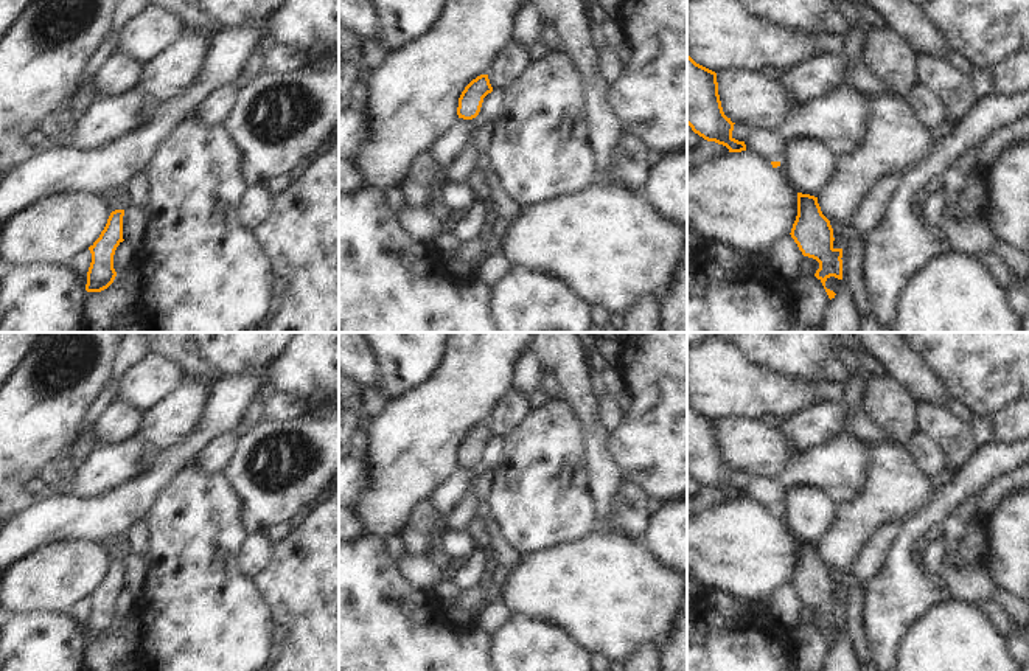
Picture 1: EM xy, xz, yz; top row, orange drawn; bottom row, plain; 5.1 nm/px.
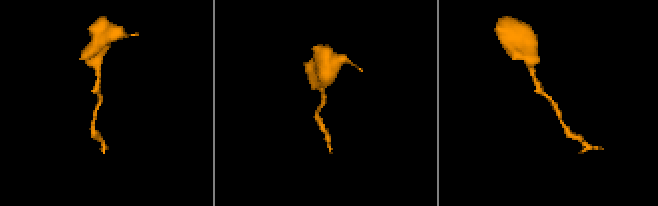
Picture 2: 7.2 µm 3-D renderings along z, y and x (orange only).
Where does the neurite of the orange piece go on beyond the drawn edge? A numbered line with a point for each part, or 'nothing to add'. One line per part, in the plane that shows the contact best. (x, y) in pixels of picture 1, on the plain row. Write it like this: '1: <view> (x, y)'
nothing to add

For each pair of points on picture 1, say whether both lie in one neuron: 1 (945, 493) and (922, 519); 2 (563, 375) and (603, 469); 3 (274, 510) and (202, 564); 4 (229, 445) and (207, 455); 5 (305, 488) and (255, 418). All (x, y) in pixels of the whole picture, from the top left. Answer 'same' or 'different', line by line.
1: same
2: same
3: different
4: same
5: different

